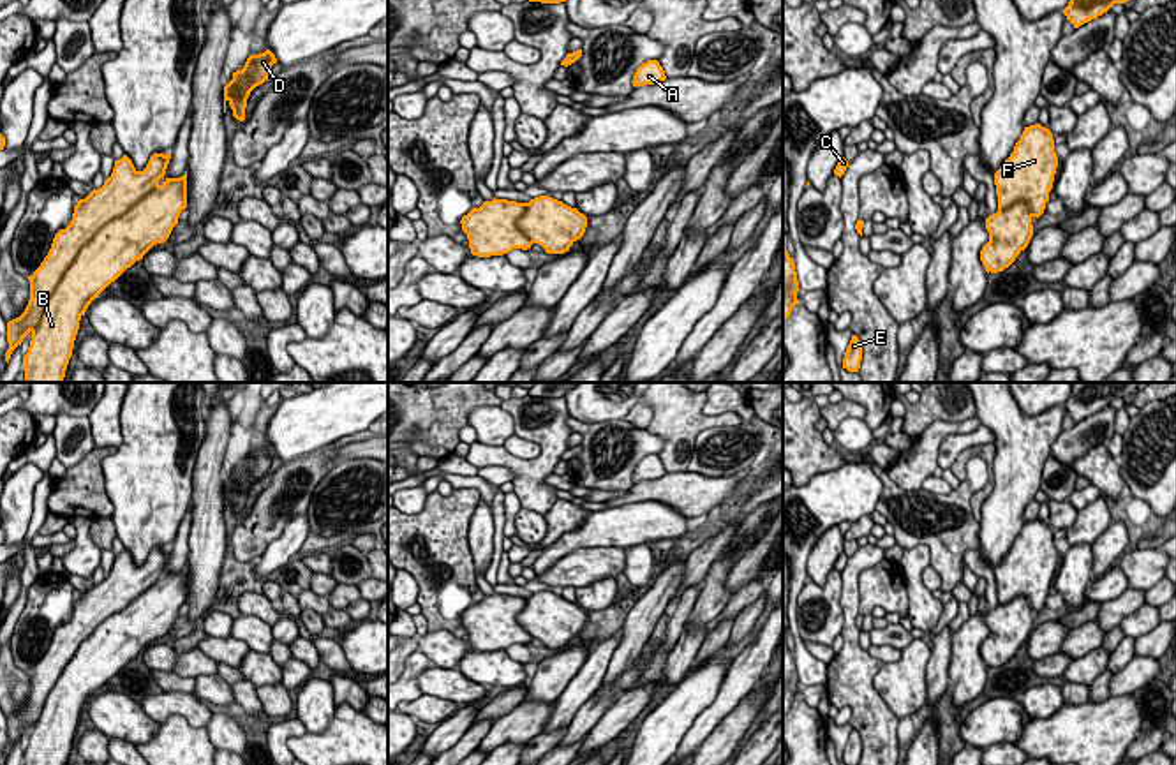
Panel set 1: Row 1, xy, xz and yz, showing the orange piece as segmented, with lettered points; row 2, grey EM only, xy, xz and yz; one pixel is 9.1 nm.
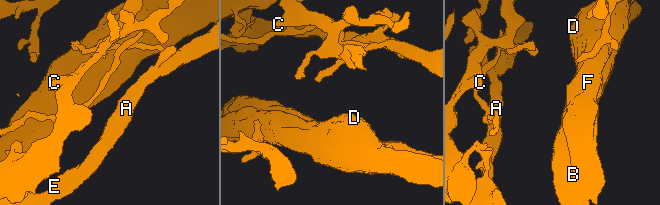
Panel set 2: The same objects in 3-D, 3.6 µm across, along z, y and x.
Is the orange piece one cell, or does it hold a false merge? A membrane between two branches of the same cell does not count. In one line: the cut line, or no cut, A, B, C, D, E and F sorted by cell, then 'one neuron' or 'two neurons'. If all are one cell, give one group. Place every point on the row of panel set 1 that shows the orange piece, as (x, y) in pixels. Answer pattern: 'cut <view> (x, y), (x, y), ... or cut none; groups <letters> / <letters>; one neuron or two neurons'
cut xy (157, 184), (122, 214), (108, 221), (80, 251), (32, 332); groups A C D E F / B; two neurons

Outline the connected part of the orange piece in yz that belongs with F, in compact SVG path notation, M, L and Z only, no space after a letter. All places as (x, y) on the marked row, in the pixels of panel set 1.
M1040 123L1024 127L1014 152L994 173L998 210L1023 201L1038 219L1049 201L1056 167L1058 155L1051 130Z

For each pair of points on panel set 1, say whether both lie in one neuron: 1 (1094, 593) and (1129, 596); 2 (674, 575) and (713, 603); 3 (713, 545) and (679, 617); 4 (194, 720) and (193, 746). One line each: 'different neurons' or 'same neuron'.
1: different neurons
2: different neurons
3: same neuron
4: different neurons

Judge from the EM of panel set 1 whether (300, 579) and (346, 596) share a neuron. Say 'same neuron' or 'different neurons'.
same neuron

